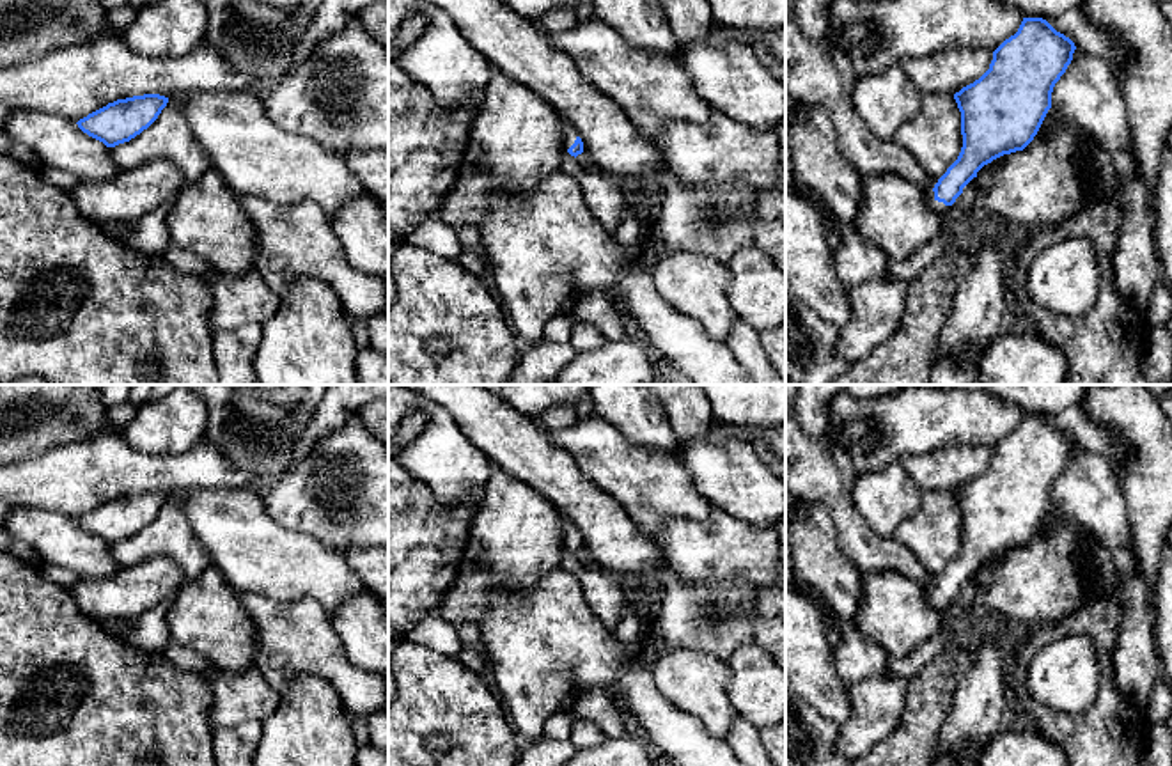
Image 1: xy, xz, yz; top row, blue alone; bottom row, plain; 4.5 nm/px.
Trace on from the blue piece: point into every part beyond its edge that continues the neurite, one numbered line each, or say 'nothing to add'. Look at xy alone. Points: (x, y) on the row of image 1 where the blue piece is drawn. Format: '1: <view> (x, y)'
nothing to add

